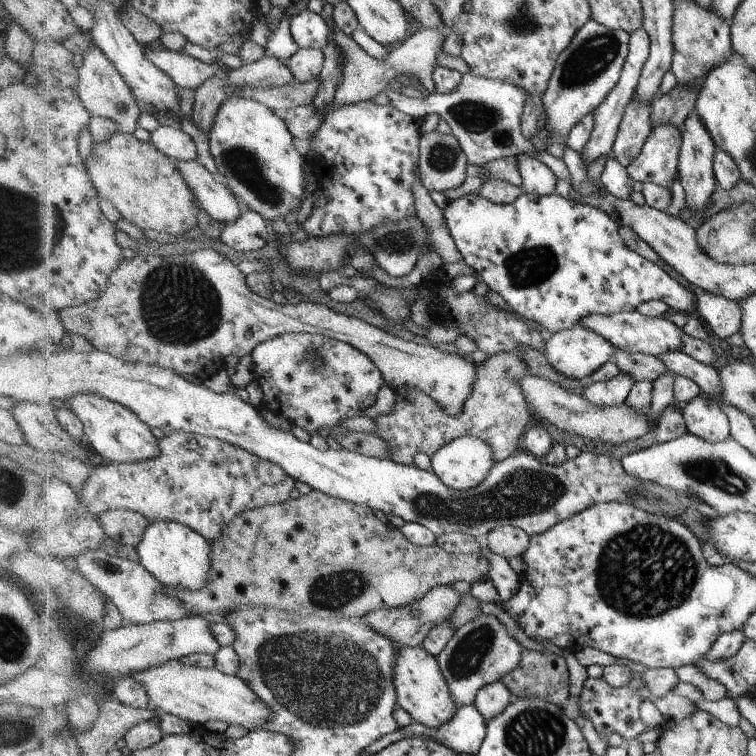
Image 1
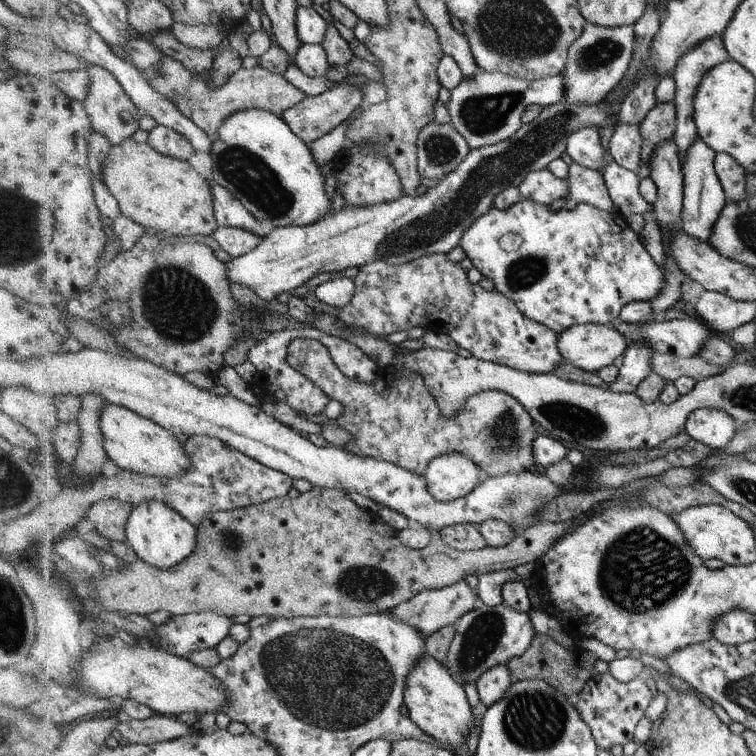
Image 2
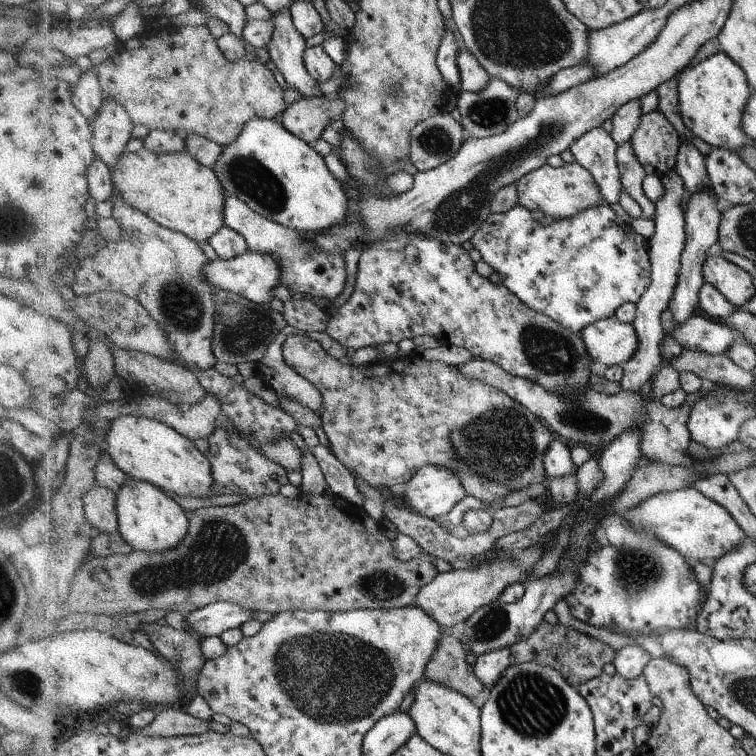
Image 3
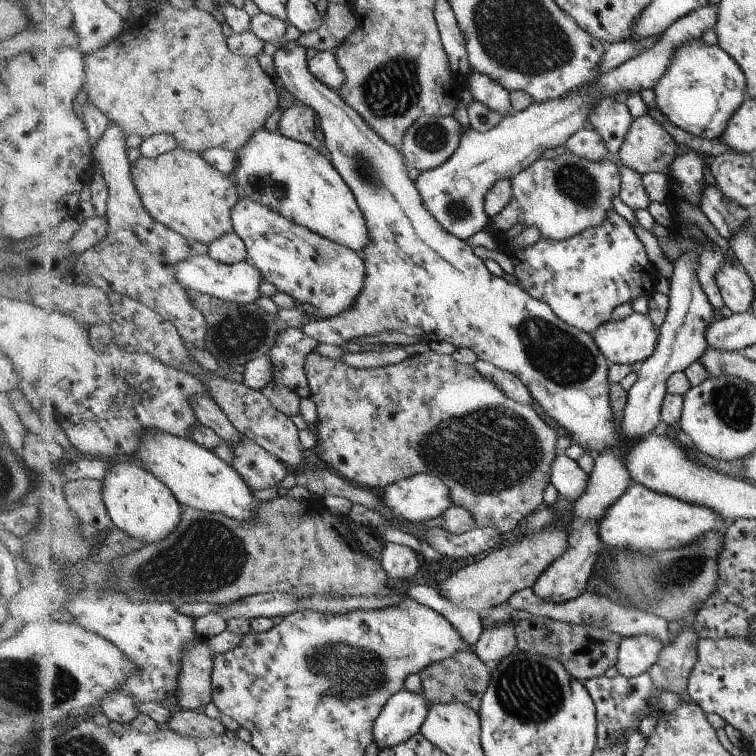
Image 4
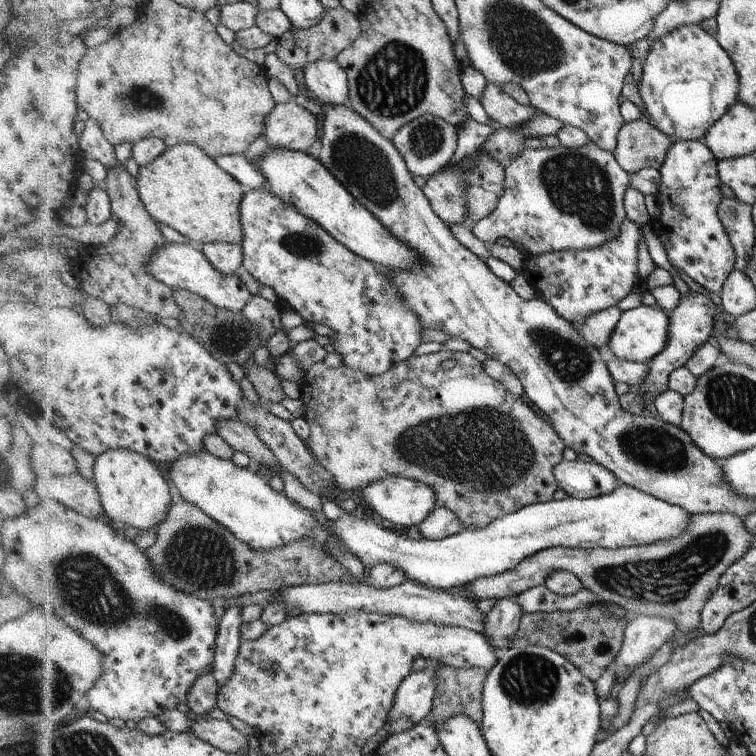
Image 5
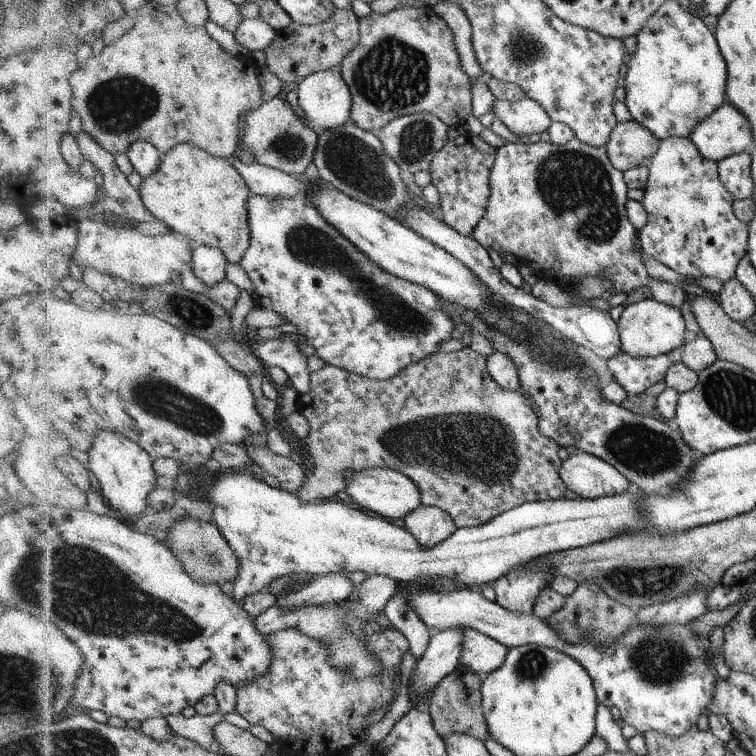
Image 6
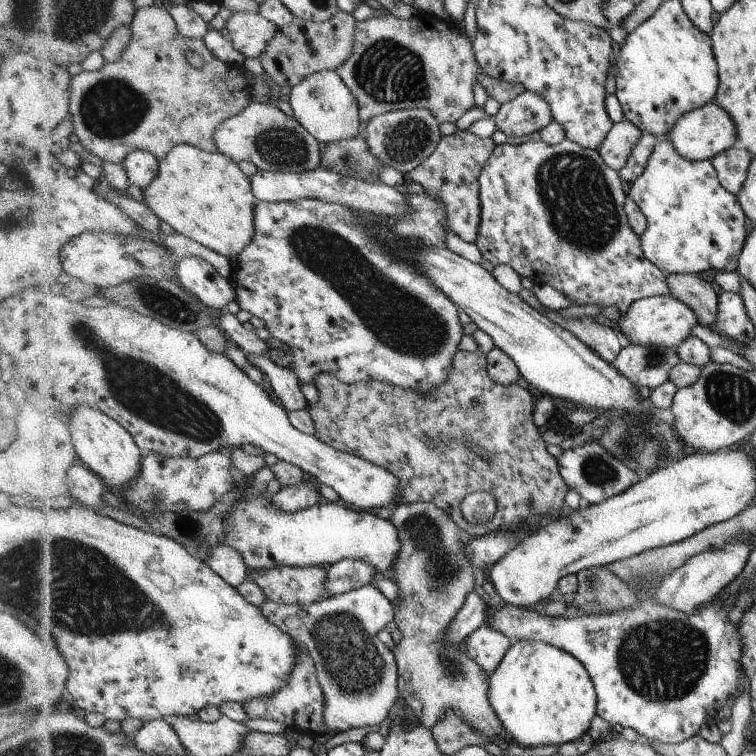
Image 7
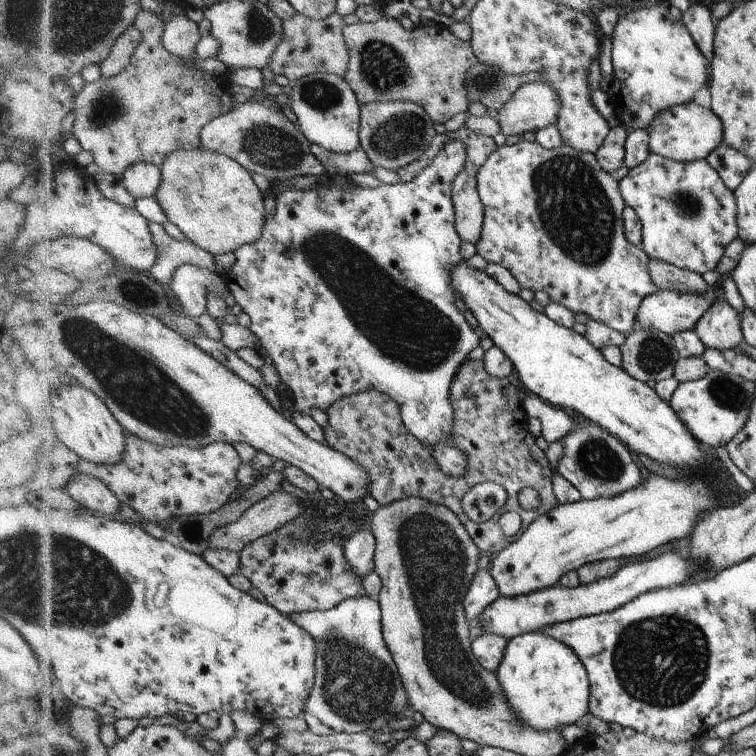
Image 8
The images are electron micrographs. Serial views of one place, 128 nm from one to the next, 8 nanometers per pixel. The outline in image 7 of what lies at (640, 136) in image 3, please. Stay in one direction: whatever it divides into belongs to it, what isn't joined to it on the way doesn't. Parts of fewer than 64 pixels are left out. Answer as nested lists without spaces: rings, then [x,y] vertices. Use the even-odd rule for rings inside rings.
[[[624,118],[622,121],[614,123],[612,132],[605,138],[605,142],[598,152],[609,167],[619,171],[628,164],[633,148],[638,144],[638,141],[641,141],[643,134],[639,127]]]

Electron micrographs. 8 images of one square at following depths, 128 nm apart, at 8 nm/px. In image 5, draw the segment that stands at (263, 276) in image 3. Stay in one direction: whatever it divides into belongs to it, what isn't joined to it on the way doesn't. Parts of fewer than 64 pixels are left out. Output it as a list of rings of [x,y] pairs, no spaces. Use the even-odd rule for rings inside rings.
[[[192,241],[188,244],[169,243],[158,254],[155,254],[148,268],[156,278],[164,281],[173,289],[189,290],[207,298],[215,305],[235,313],[244,310],[250,304],[250,300],[254,298],[250,288],[248,288],[248,284],[238,274],[229,275],[220,272],[208,256],[206,256],[203,248]]]

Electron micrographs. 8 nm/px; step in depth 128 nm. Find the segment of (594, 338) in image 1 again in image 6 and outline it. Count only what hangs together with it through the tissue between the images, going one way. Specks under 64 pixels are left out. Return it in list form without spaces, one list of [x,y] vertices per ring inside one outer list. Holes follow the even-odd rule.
[[[646,299],[626,305],[617,322],[622,352],[636,358],[666,355],[674,348],[682,346],[689,335],[682,312],[656,299]]]

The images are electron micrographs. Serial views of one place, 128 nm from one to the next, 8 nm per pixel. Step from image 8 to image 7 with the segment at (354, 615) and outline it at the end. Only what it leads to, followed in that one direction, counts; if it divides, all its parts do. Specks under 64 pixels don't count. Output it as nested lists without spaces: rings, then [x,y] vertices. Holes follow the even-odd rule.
[[[370,582],[347,593],[313,602],[312,605],[283,605],[269,600],[258,607],[262,608],[264,616],[290,634],[290,638],[296,640],[298,644],[307,646],[316,665],[317,679],[325,693],[325,727],[327,730],[323,734],[334,736],[351,728],[366,728],[366,726],[369,730],[374,730],[376,725],[386,720],[392,706],[398,700],[400,690],[397,686],[396,655],[378,639],[378,632],[386,628],[390,622],[394,622],[396,610],[378,587]]]

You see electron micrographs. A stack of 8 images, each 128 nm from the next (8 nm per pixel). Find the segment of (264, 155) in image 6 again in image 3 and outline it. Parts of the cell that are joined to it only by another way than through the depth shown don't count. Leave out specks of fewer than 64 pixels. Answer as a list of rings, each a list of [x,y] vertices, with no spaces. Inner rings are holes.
[[[320,95],[302,97],[293,102],[281,116],[292,134],[315,146],[328,126],[342,122],[345,102],[342,97]]]

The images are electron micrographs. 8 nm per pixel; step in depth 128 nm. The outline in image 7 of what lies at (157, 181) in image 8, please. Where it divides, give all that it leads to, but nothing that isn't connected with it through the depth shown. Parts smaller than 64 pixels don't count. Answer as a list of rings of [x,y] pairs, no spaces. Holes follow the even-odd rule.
[[[142,149],[130,153],[124,163],[131,182],[146,190],[159,177],[161,161],[153,152]]]

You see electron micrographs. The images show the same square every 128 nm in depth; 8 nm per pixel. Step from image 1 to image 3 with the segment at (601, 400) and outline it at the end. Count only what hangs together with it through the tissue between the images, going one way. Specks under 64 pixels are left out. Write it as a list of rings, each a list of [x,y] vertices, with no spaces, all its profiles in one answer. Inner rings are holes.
[[[676,168],[665,174],[663,178],[663,193],[656,202],[656,216],[653,218],[655,233],[650,239],[650,258],[653,261],[653,284],[636,303],[636,316],[633,322],[640,340],[640,348],[633,354],[629,361],[623,362],[623,375],[620,380],[621,388],[625,391],[639,391],[663,367],[663,354],[661,345],[665,340],[665,332],[660,325],[660,314],[669,308],[674,296],[678,275],[681,267],[681,254],[684,250],[685,216],[680,207],[687,197],[683,178],[677,173]]]

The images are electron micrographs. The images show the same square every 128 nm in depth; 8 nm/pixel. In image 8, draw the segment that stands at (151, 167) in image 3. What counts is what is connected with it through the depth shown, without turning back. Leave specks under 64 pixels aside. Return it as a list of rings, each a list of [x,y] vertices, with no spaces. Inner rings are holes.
[[[204,148],[182,149],[172,153],[162,168],[162,186],[156,197],[169,220],[184,232],[186,238],[216,256],[228,252],[237,253],[238,249],[254,244],[262,238],[269,214],[264,204],[264,192],[250,174],[251,170],[234,157]]]

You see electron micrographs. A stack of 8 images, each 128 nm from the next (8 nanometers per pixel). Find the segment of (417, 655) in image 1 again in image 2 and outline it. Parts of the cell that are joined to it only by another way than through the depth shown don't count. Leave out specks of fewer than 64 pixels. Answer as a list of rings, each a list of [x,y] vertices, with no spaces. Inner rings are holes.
[[[426,652],[414,666],[414,670],[408,674],[406,682],[404,701],[409,717],[432,737],[438,746],[464,748],[466,735],[475,718],[463,686],[454,681],[446,665]]]

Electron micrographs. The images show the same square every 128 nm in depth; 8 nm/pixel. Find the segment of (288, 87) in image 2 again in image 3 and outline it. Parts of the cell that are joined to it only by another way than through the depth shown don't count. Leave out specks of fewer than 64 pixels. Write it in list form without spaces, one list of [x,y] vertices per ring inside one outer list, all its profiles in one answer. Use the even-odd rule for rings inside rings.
[[[205,25],[199,27],[183,26],[179,32],[167,32],[161,28],[157,35],[141,36],[125,44],[124,50],[119,50],[119,58],[104,61],[101,66],[101,83],[107,99],[118,99],[126,107],[136,124],[144,124],[151,131],[173,130],[183,131],[183,135],[204,136],[216,141],[223,147],[233,144],[241,136],[242,129],[253,118],[262,117],[281,119],[289,107],[284,98],[284,86],[276,80],[276,74],[258,61],[242,59],[237,63],[230,62],[216,40]]]

